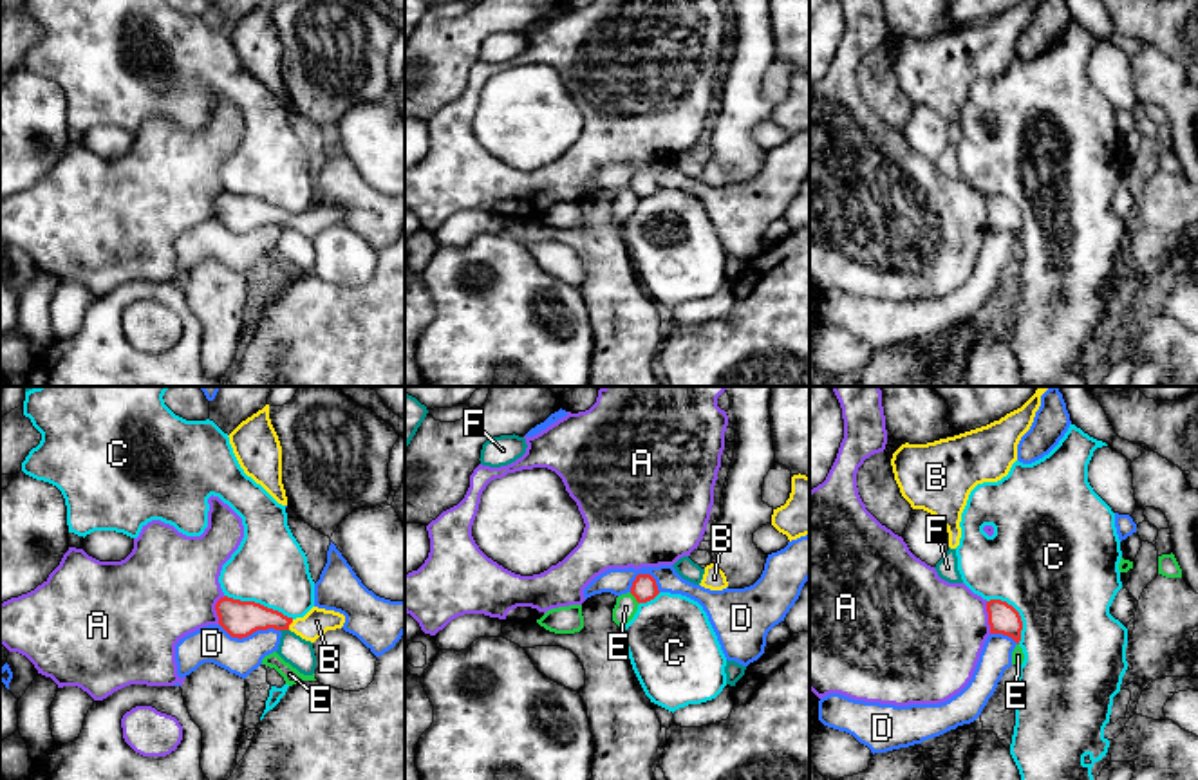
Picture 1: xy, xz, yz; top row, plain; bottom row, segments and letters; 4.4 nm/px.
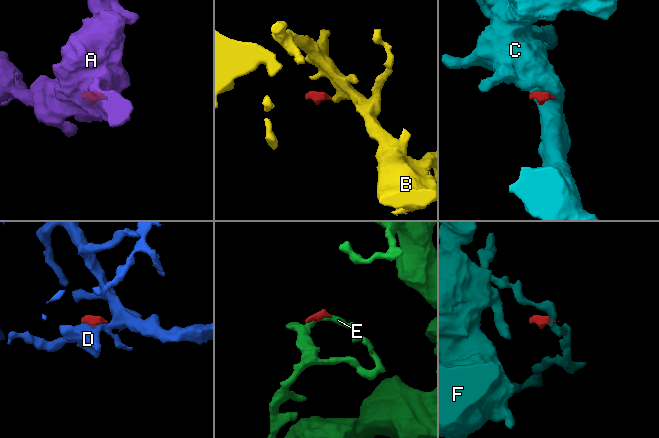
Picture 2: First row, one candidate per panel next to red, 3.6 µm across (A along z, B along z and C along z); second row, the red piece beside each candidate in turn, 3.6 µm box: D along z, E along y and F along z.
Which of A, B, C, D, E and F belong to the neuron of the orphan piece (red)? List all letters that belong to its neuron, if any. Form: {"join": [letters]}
{"join": ["B"]}

